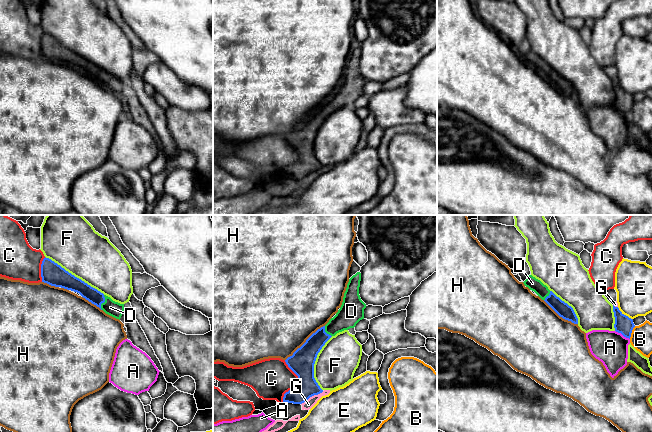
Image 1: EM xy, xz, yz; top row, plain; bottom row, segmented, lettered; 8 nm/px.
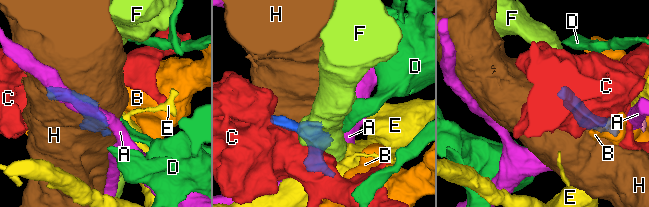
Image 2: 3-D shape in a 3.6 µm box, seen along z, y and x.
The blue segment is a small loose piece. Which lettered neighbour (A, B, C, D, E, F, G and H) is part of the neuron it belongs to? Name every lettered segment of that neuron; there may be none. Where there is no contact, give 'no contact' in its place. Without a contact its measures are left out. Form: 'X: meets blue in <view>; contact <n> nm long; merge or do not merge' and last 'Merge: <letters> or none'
A: meets blue in yz; contact 140 nm long; do not merge
B: meets blue in yz; contact 120 nm long; do not merge
C: meets blue in xz; contact 340 nm long; do not merge
D: meets blue in xy; contact 120 nm long; merge
E: meets blue in yz; contact 160 nm long; do not merge
F: meets blue in xy; contact 550 nm long; do not merge
G: meets blue in xz; contact 220 nm long; do not merge
H: meets blue in xz; contact 420 nm long; do not merge
Merge: D

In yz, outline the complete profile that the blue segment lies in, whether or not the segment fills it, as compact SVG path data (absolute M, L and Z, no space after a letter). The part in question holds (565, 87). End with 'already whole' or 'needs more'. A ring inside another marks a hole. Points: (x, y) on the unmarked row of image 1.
M529 51L523 59L530 66L534 67L542 76L544 76L560 93L571 97L574 100L578 100L578 94L573 84L557 73L540 56Z; needs more

